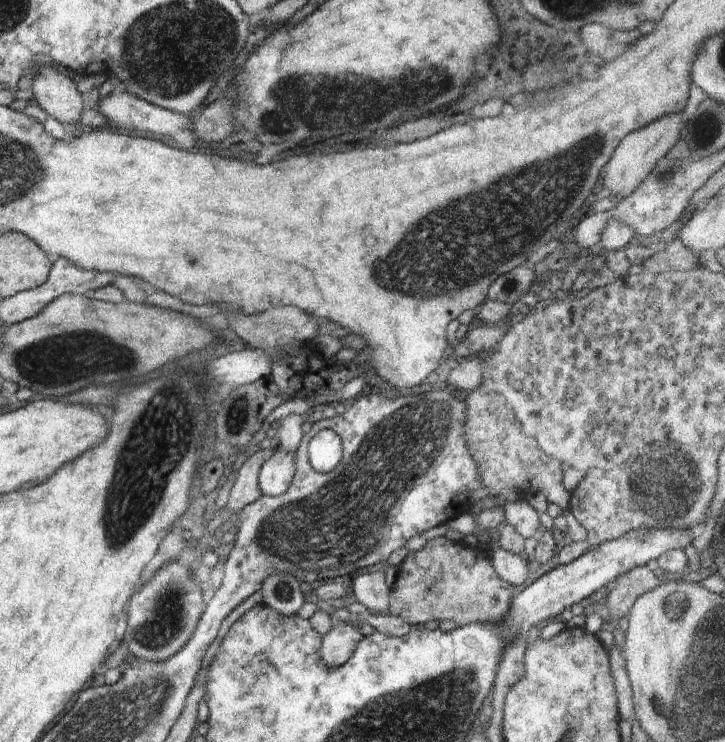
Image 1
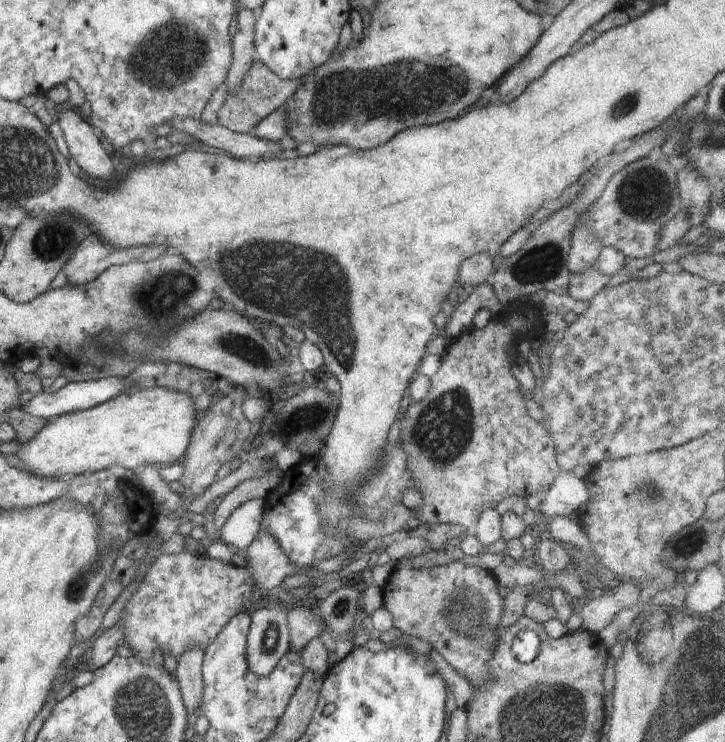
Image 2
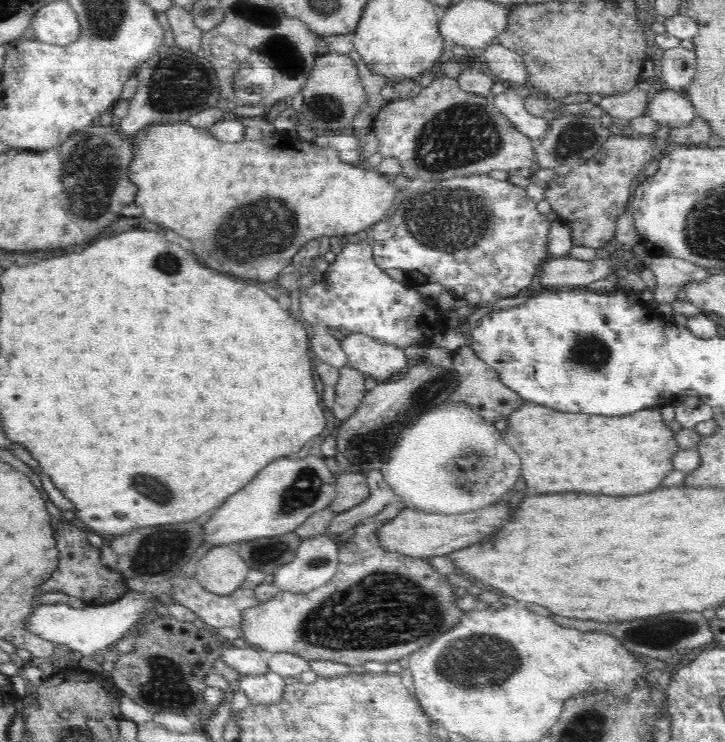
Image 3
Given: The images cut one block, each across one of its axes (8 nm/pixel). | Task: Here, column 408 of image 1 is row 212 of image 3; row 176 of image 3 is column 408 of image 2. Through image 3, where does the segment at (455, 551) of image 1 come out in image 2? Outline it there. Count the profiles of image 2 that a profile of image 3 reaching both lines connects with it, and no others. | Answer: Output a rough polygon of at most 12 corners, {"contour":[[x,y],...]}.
{"contour":[[459,559],[398,560],[382,589],[400,634],[489,684],[504,591]]}

